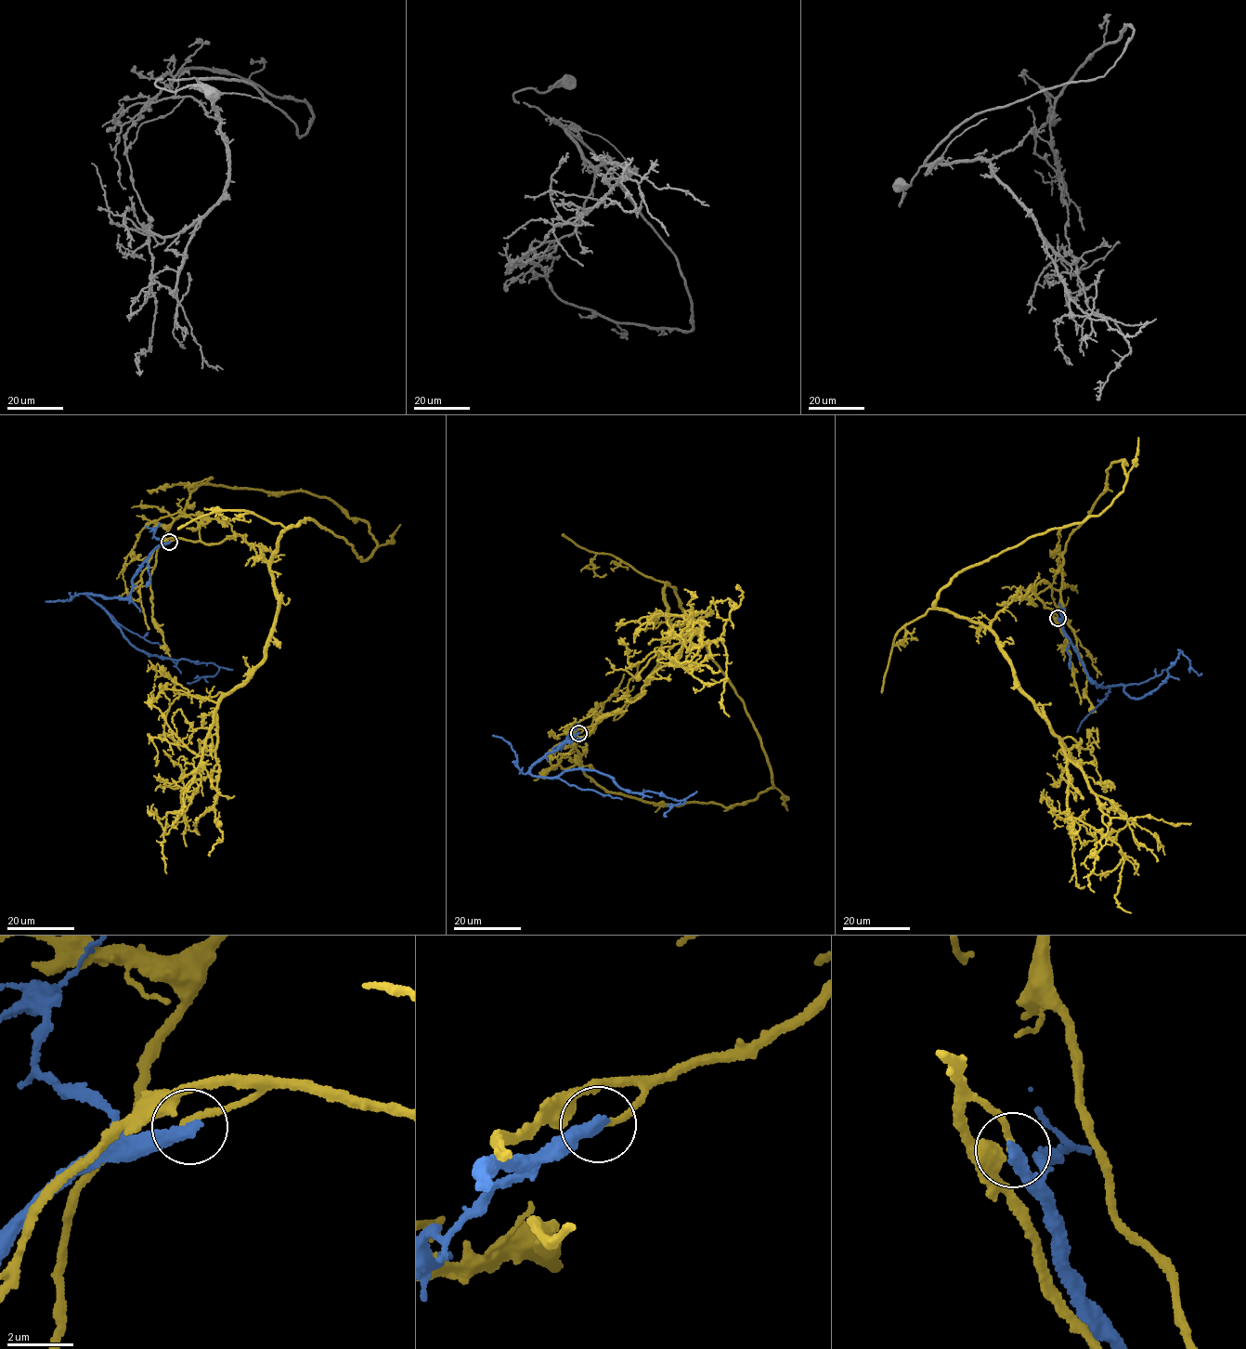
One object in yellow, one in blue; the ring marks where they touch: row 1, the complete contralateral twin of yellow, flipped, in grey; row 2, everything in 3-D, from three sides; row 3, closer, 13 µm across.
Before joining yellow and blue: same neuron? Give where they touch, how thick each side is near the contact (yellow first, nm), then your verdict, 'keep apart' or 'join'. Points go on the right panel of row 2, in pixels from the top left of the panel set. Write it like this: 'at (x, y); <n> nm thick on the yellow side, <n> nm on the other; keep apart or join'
at (1057, 618); 190 nm thick on the yellow side, 400 nm on the other; keep apart

